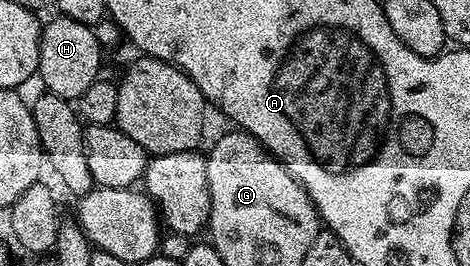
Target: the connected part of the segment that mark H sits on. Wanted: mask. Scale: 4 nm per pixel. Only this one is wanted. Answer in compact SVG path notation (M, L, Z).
M53 16L49 22L43 23L40 31L40 68L38 78L44 81L43 89L54 96L62 96L75 100L90 88L90 84L98 81L96 74L100 70L100 53L102 47L96 39L93 27L78 24L78 20L70 20Z

